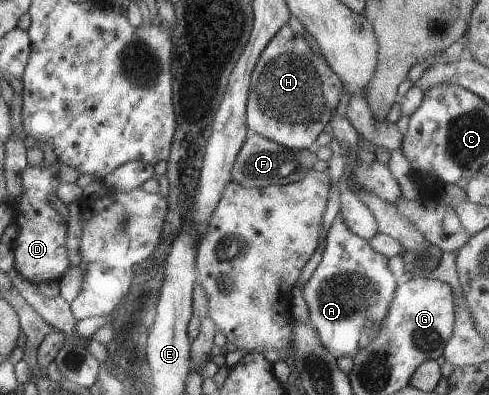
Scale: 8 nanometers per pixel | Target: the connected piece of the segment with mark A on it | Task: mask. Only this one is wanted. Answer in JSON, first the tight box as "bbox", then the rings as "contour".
{"bbox":[302,213,399,359],"contour":[[[340,213],[326,235],[326,248],[319,267],[313,272],[311,279],[302,289],[304,299],[310,311],[310,324],[318,333],[321,345],[335,359],[351,356],[375,339],[384,326],[390,303],[399,285],[395,275],[389,270],[388,257],[376,252],[366,239],[355,235],[343,222]]]}

